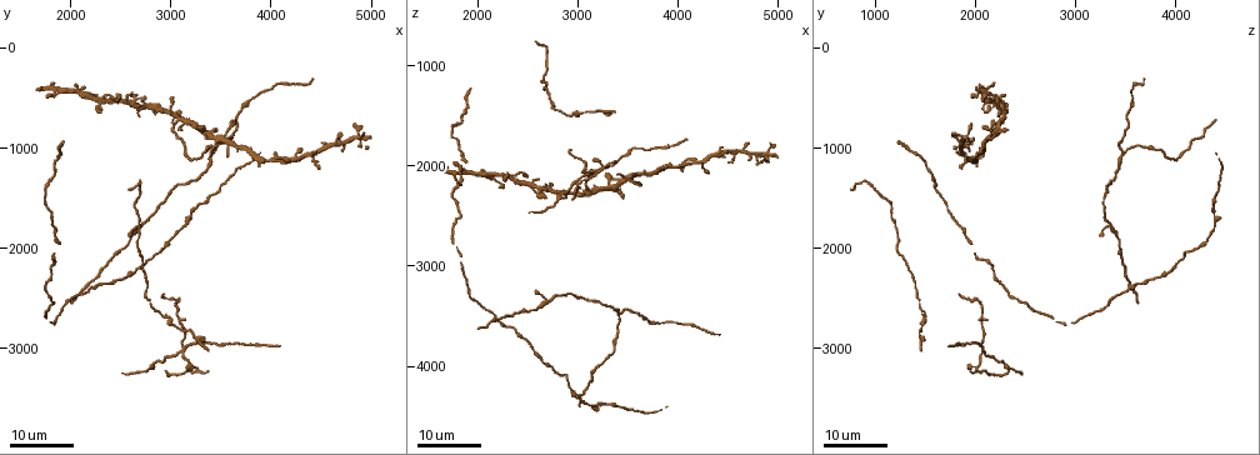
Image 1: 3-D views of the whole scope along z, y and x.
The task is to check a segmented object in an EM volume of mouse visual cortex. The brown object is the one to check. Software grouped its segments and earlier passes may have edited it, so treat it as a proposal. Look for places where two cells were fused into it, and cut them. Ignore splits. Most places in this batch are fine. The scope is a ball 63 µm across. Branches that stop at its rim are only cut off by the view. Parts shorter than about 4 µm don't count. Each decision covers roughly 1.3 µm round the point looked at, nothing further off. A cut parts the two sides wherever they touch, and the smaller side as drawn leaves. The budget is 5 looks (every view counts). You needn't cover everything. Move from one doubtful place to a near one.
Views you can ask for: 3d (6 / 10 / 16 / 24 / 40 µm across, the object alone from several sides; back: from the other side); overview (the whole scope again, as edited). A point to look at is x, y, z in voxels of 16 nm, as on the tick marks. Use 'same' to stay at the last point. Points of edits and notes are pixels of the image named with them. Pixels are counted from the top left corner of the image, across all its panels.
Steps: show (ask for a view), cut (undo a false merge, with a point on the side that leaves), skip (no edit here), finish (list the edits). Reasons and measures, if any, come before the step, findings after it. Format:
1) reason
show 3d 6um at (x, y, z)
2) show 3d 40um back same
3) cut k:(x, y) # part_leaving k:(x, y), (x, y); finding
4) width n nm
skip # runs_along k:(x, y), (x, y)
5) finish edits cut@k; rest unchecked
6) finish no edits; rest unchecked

four or more arms meet
show 3d 16um at (3100, 3040, 2080)

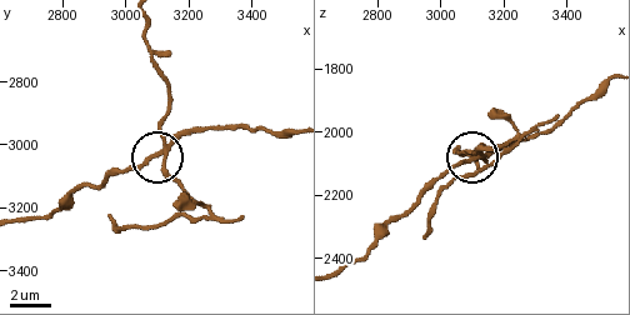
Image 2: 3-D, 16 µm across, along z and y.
show 3d 10um at (3120, 3030, 2070)

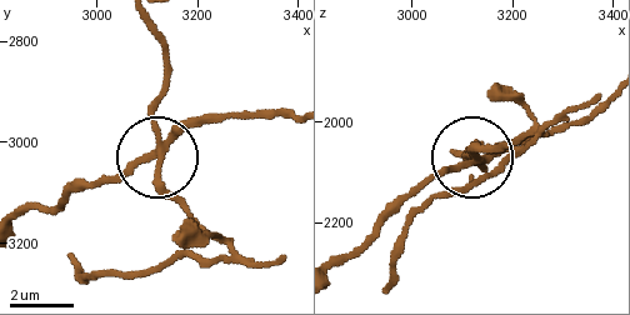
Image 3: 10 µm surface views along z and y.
width 210 nm
cut 3:(164, 199) # part_leaving 3:(158, 145), (150, 108), (166, 75), (158, 26); a second cell is stuck on

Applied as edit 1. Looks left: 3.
looks like a crossing
show 3d 16um at (2220, 2380, 3580)

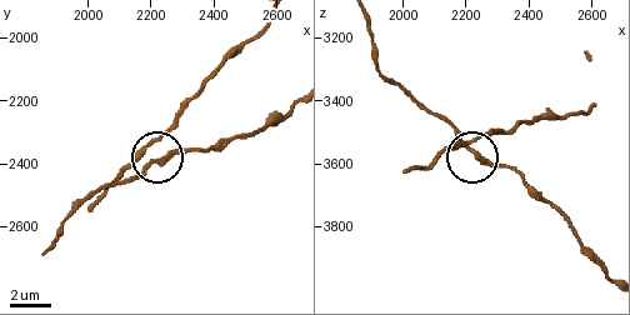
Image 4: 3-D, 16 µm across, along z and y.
closer look
show 3d 10um at (2200, 2400, 3550)

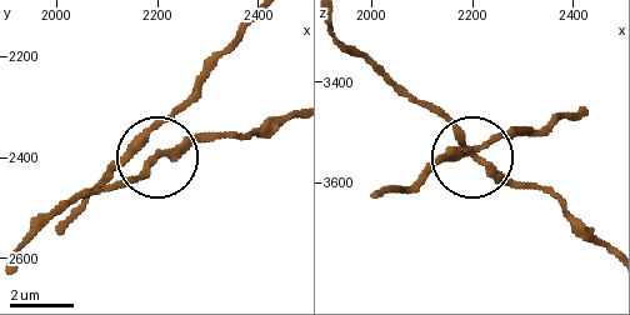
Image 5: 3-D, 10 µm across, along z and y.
side_arm 43 um; arms 4
skip # continuous, no second cell

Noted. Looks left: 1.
finish edits cut@3; rest unchecked

